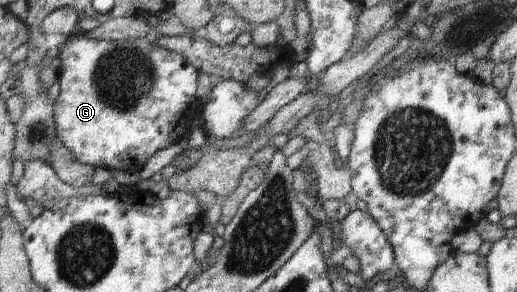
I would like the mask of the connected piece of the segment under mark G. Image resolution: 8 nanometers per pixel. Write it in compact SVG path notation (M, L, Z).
M78 31L69 35L67 40L58 49L58 57L59 61L61 61L61 66L58 69L60 91L59 96L53 104L56 137L75 156L75 159L78 159L82 164L87 164L94 168L103 167L111 171L113 169L122 169L129 173L139 172L151 155L187 137L189 130L195 125L201 105L200 99L198 98L199 92L197 90L199 73L197 69L191 65L191 62L182 55L155 46L154 39L155 36L136 40L96 40L90 38L87 34L79 34Z

